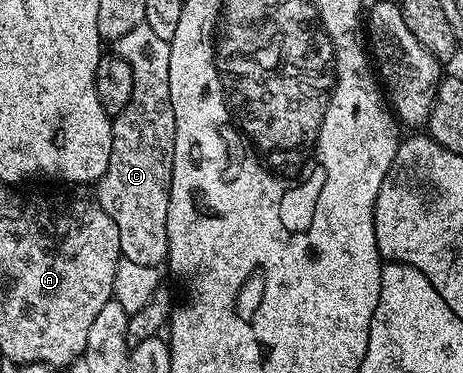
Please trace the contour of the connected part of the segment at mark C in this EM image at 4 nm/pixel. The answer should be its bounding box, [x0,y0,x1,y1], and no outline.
[94,23,174,266]

